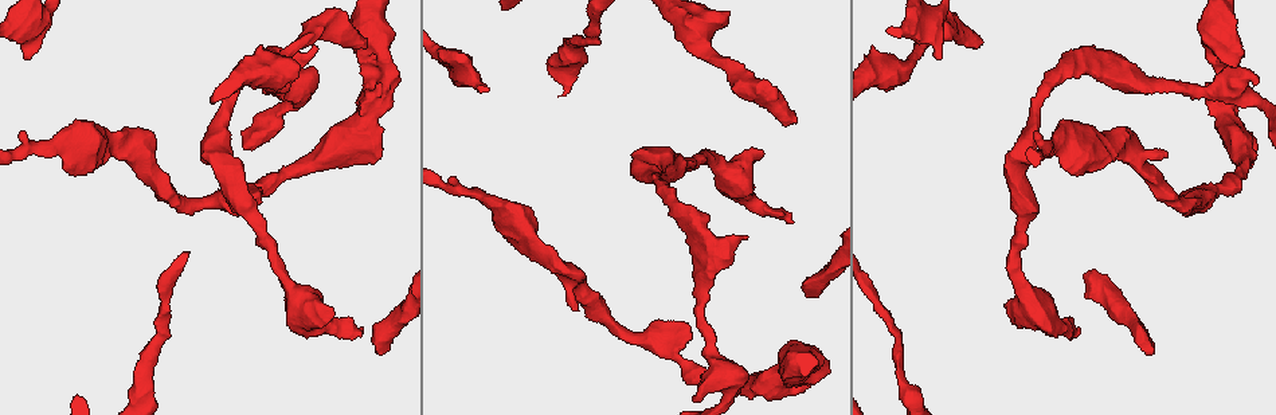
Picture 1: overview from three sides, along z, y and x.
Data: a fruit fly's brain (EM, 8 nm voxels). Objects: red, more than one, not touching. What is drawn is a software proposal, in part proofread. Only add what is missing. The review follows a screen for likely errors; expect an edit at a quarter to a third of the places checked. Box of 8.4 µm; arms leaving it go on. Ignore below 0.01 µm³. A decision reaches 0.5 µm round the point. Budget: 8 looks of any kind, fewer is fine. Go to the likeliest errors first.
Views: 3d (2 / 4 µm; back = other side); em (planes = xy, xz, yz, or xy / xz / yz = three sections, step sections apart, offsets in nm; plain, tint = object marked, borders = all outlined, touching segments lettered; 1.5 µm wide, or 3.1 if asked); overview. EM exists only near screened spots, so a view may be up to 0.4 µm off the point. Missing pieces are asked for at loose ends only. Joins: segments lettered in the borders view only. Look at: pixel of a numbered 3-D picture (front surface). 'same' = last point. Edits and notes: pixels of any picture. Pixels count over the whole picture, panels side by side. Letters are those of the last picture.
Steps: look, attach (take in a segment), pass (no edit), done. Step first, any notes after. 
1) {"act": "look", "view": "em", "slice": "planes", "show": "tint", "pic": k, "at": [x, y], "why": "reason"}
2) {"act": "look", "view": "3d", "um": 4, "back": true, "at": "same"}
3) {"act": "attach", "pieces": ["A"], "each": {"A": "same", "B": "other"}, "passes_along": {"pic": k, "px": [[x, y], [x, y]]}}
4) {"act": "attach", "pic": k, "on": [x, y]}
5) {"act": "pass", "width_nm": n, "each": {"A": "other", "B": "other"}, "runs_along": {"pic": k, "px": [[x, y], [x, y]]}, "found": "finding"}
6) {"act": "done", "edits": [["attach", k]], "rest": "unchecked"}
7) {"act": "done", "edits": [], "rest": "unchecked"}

{"act": "look", "view": "em", "slice": "xy", "step": 8, "show": "tint", "pic": 1, "at": [807, 295]}

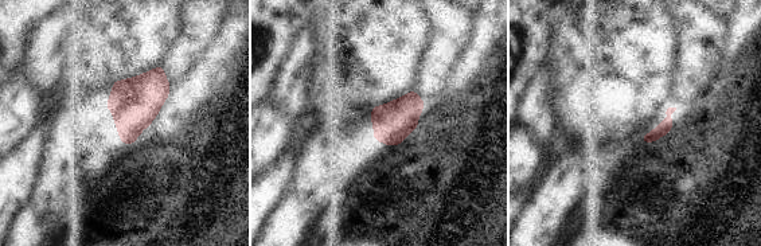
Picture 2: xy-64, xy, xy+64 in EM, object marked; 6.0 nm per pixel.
{"act": "look", "view": "em", "slice": "planes", "show": "borders", "at": "same"}

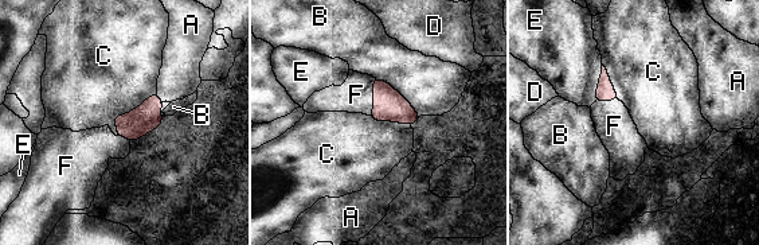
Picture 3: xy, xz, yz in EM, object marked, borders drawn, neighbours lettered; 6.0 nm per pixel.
{"act": "attach", "pieces": ["F"], "each": {"A": "other", "B": "other", "C": "other", "D": "other", "E": "other", "F": "same"}, "passes_along": {"pic": 3, "px": [[388, 105], [374, 97], [356, 94]]}, "found": "the cell continues"}

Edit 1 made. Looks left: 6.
{"act": "look", "view": "overview", "why": "see it whole again"}

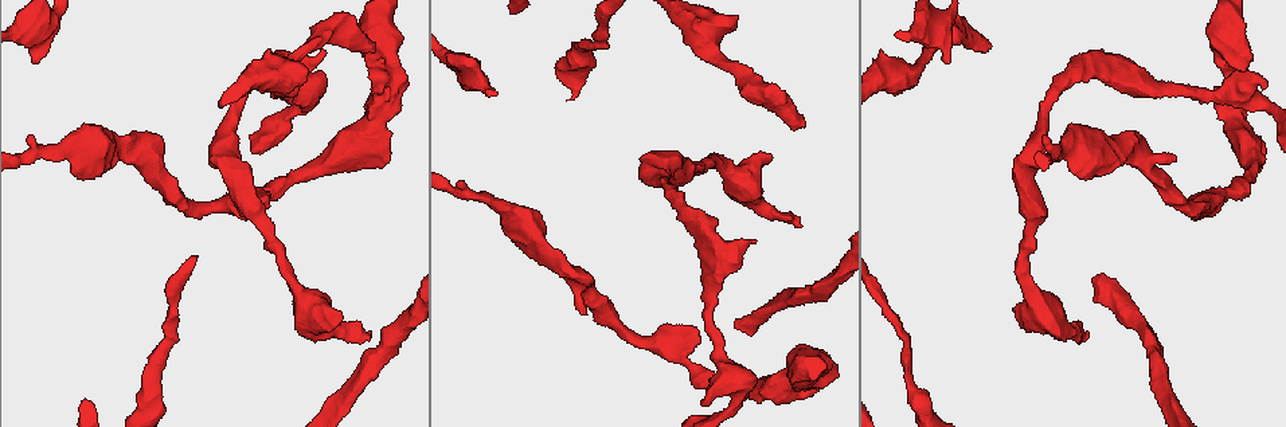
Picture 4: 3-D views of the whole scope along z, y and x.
{"act": "look", "view": "em", "slice": "planes", "show": "tint", "pic": 4, "at": [983, 53], "why": "end of a long branch"}

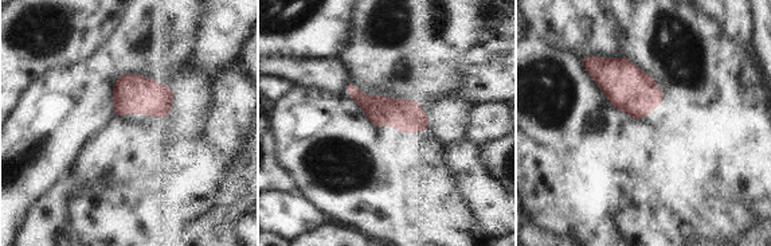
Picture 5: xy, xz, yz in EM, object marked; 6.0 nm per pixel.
{"act": "look", "view": "em", "slice": "planes", "show": "borders", "at": "same", "why": "what lies round it"}

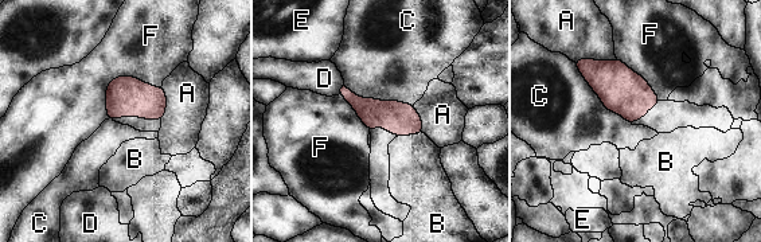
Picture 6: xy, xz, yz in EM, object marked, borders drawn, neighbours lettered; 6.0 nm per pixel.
{"act": "attach", "pieces": ["B"], "width_nm": 190, "each": {"A": "other", "B": "same", "C": "other", "D": "other", "E": "other", "F": "other"}, "passes_along": {"pic": 6, "px": [[398, 118], [404, 135], [416, 172]]}, "found": "the cell continues"}

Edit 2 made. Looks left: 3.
{"act": "look", "view": "3d", "um": 2, "pic": 4, "at": [751, 239], "why": "an open end"}

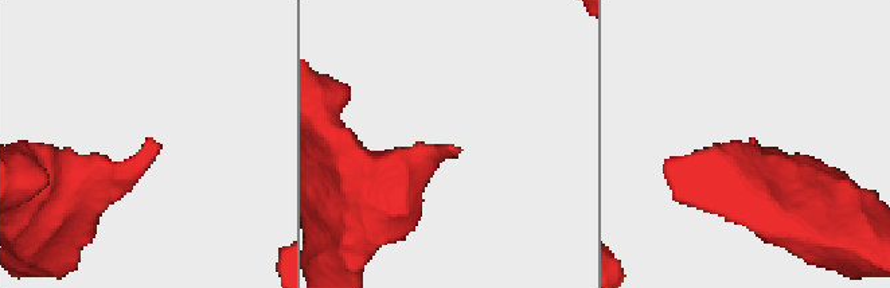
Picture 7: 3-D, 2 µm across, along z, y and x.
{"act": "look", "view": "em", "slice": "planes", "show": "borders", "pic": 7, "at": [151, 141], "why": "now the EM"}

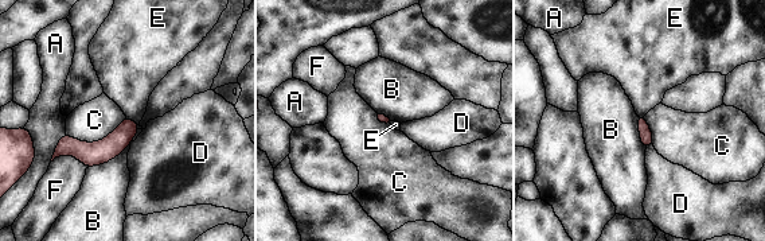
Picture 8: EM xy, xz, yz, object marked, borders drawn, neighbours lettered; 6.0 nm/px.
{"act": "pass", "each": {"A": "other", "B": "other", "C": "other", "D": "other", "E": "other", "F": "other"}, "border": {"pic": 8, "px": [[127, 116], [137, 124]]}, "found": "no lettered segment goes on from it"}

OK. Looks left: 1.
{"act": "done", "edits": [["attach", 3], ["attach", 6]], "rest": "unchecked"}

